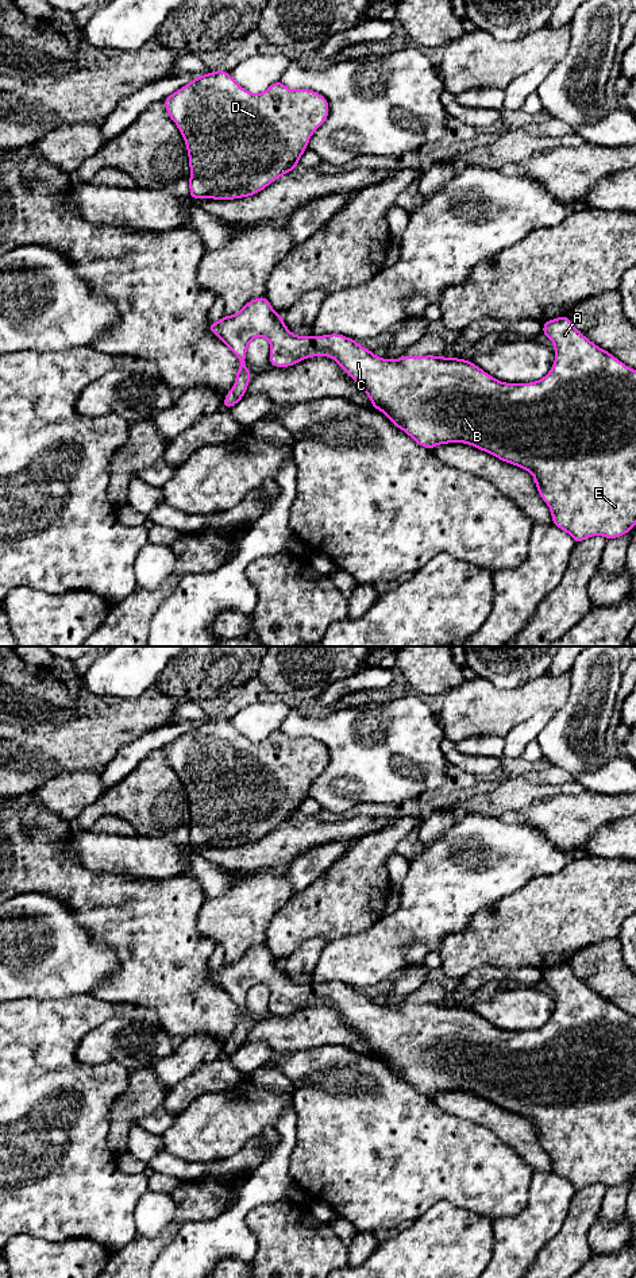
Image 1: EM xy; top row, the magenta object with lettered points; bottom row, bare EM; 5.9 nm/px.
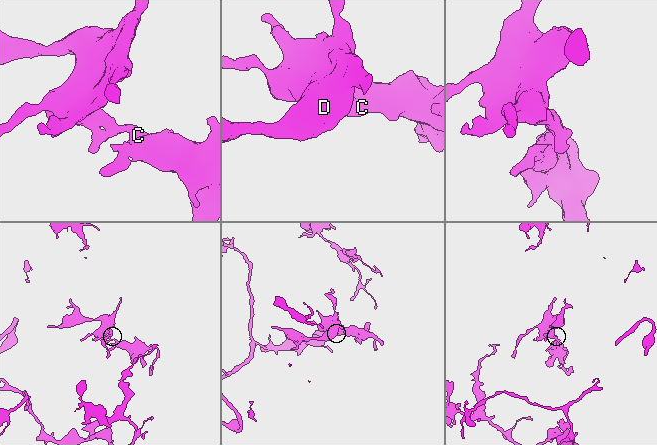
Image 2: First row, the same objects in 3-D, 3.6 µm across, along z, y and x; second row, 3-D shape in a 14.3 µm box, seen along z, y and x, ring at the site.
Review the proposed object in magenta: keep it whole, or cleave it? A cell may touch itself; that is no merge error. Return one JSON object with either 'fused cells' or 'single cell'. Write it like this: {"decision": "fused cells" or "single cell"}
{"decision": "single cell"}

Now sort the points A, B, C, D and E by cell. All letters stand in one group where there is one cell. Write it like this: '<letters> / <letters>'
A B C D E

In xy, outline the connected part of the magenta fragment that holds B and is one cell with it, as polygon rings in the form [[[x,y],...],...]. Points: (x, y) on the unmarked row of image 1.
[[[266,943],[250,947],[234,964],[224,962],[217,970],[209,969],[208,974],[240,1009],[234,1035],[223,1049],[226,1057],[244,1045],[250,1031],[251,1019],[244,1012],[248,991],[265,984],[270,991],[269,1009],[273,1015],[294,1013],[319,1003],[332,1005],[369,1043],[371,1055],[381,1058],[419,1093],[432,1099],[439,1092],[463,1090],[529,1119],[539,1143],[551,1158],[551,1171],[567,1179],[575,1192],[590,1184],[617,1186],[636,1173],[636,1018],[590,989],[573,973],[568,964],[543,970],[543,984],[555,993],[555,1009],[544,1026],[529,1031],[501,1030],[473,1009],[459,1005],[425,1003],[383,1007],[339,981],[296,984]]]

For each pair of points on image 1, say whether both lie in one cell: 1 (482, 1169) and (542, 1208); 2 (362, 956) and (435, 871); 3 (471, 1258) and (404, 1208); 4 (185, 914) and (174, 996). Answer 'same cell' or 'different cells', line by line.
1: different cells
2: same cell
3: different cells
4: same cell

